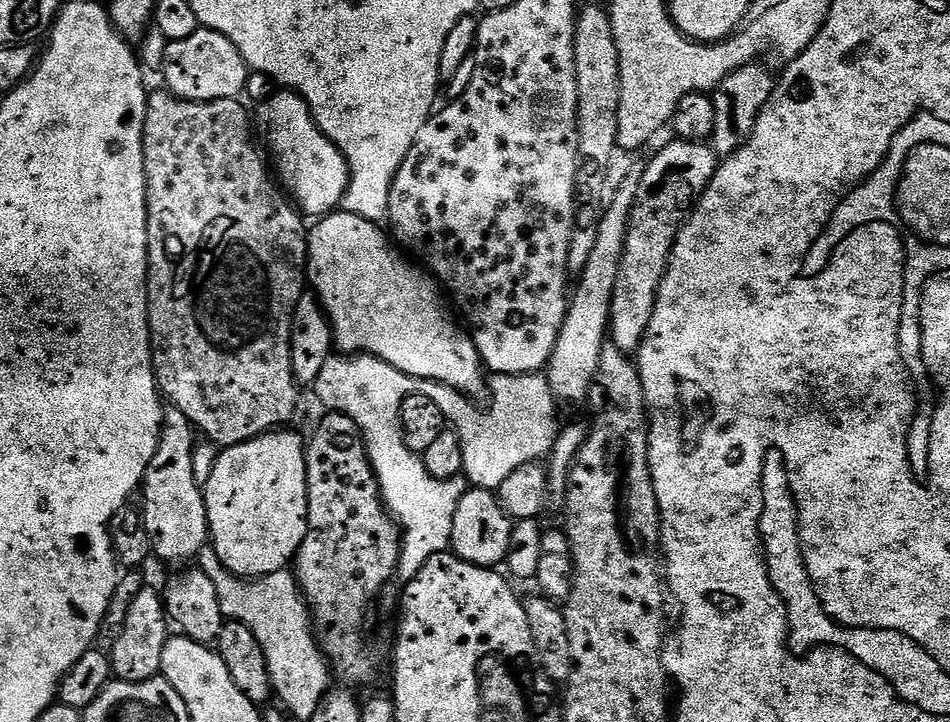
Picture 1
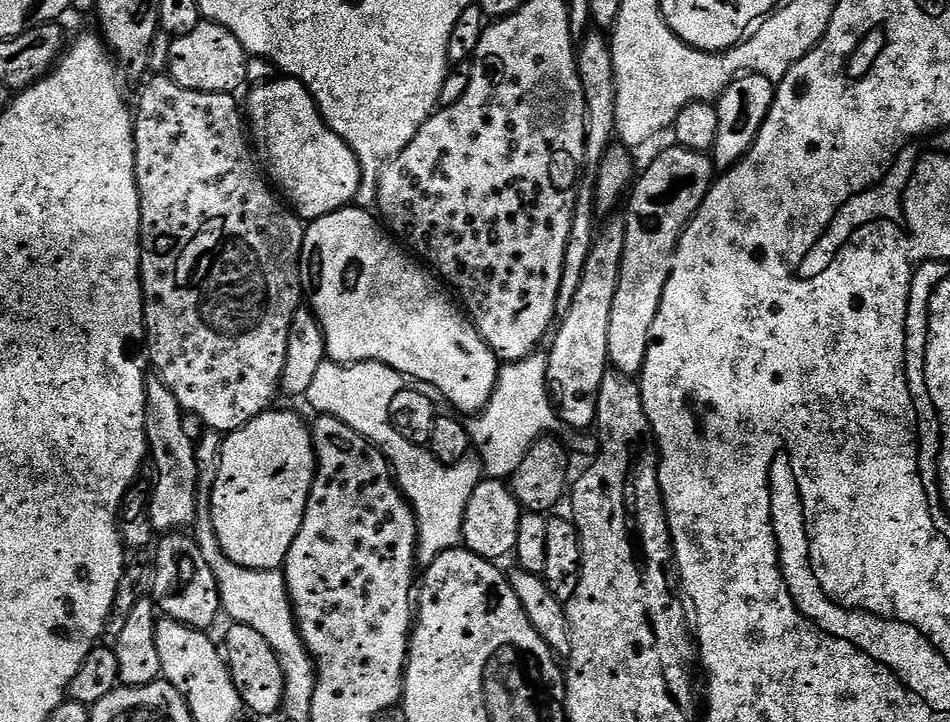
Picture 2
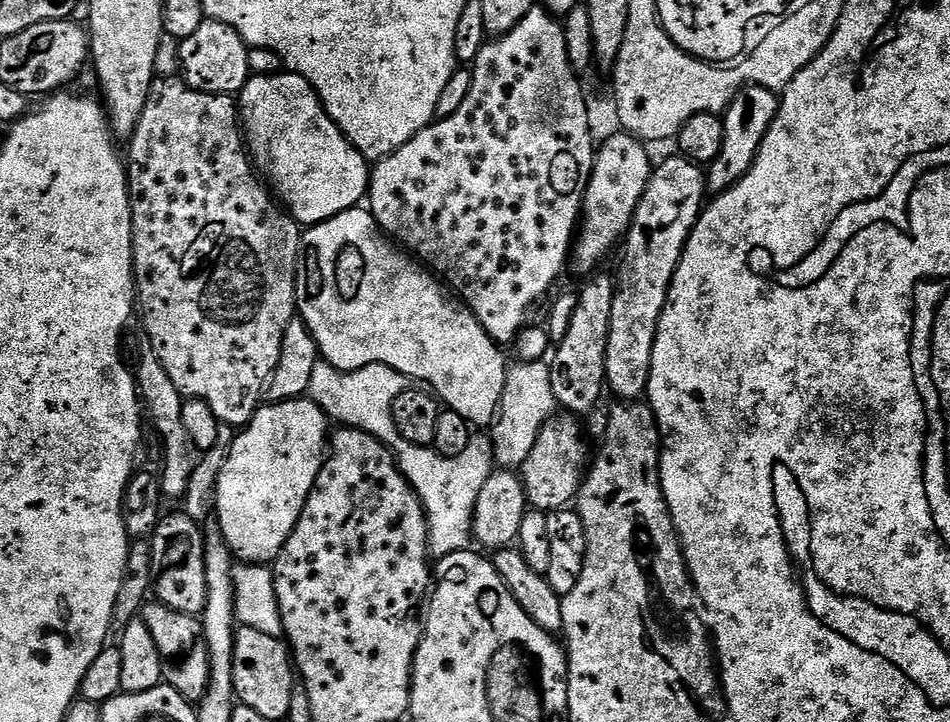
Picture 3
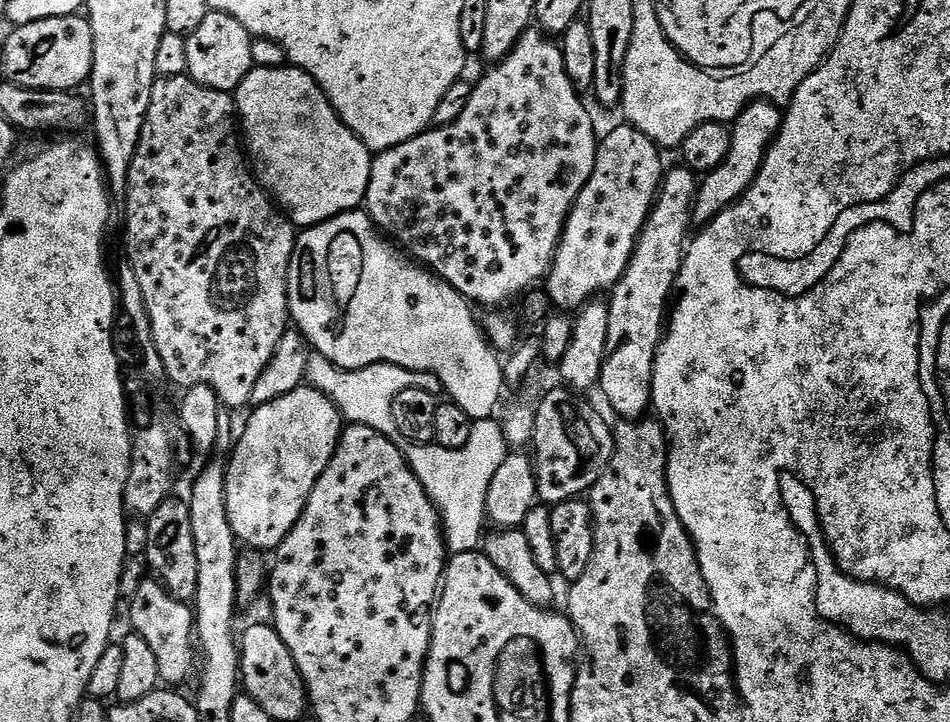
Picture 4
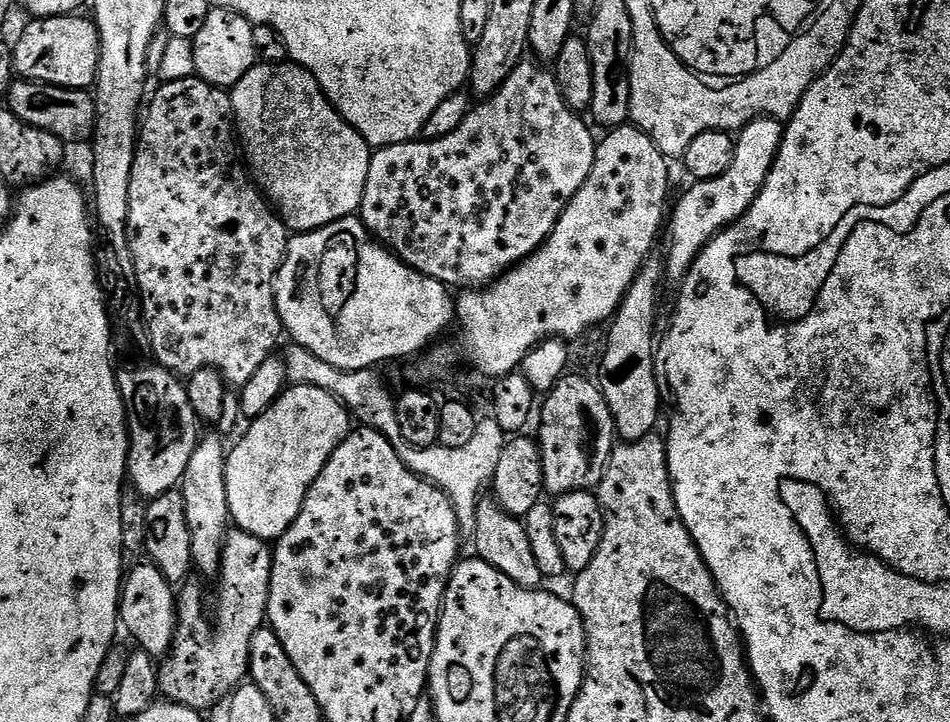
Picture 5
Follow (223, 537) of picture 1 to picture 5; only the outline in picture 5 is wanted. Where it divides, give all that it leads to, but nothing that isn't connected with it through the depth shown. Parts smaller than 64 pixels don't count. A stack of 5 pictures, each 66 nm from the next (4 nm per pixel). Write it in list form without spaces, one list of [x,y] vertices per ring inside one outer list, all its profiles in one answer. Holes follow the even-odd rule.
[[[309,384],[286,387],[268,409],[248,424],[244,437],[236,445],[231,445],[226,466],[226,494],[231,523],[239,531],[249,532],[269,542],[284,536],[286,530],[290,530],[294,518],[298,518],[310,486],[318,474],[322,474],[336,447],[348,436],[348,416],[350,420],[349,409],[324,388]]]

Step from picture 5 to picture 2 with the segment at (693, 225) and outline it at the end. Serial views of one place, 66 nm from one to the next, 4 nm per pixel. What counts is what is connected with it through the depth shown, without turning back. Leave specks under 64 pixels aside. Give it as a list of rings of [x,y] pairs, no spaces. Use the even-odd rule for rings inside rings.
[[[741,74],[715,101],[718,110],[718,142],[712,147],[710,159],[717,169],[727,170],[739,164],[752,149],[762,126],[768,121],[775,97],[776,84],[773,81],[765,76]]]

